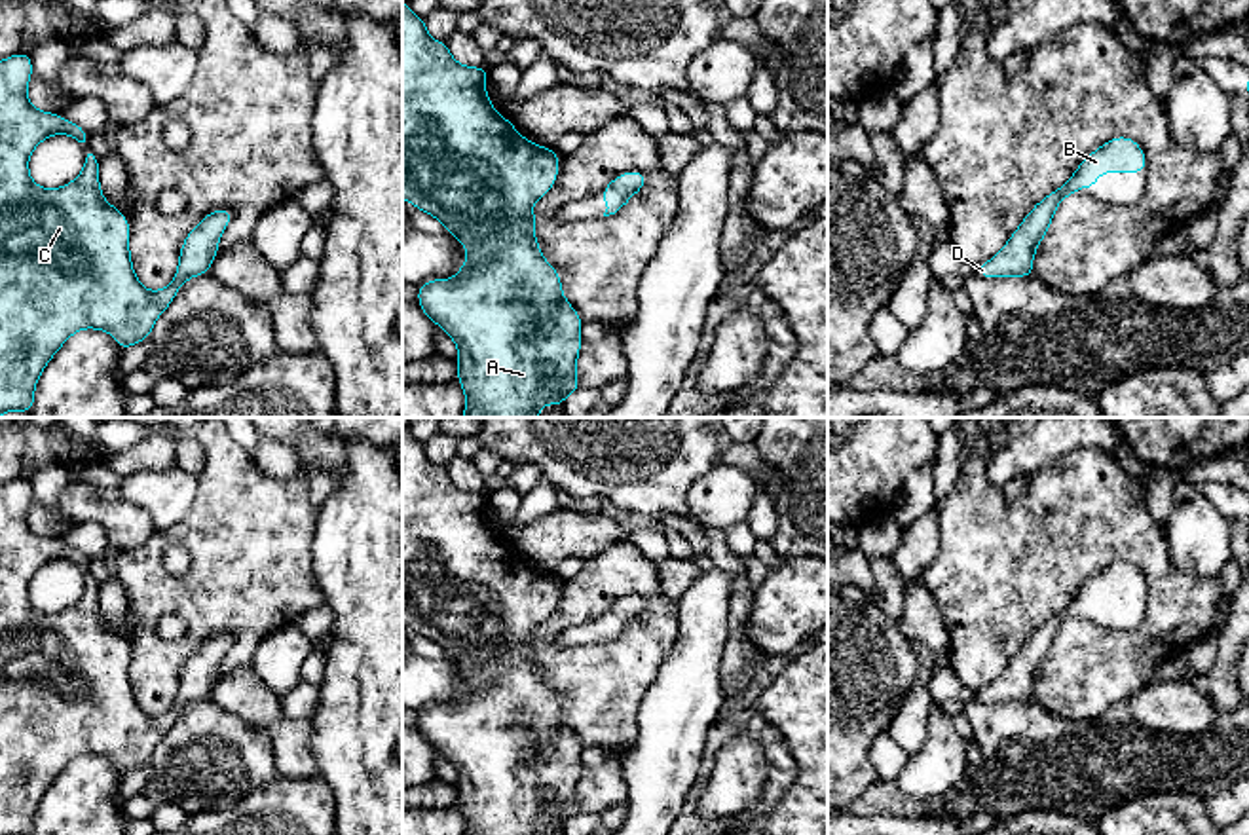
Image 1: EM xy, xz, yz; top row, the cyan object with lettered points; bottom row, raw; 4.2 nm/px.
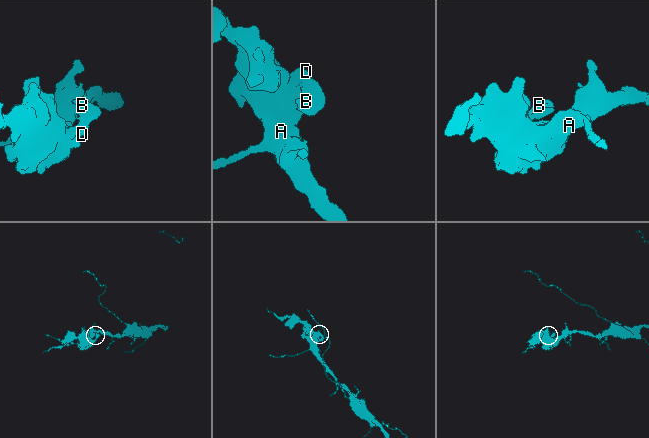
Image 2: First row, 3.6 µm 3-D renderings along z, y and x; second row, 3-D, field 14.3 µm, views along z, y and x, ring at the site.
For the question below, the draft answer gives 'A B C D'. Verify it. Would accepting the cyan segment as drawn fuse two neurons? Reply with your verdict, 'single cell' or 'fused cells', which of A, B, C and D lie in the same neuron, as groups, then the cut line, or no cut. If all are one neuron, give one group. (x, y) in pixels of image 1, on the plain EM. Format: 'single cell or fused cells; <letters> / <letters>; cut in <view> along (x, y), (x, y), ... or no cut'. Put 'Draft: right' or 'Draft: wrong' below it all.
single cell; A B C D; no cut
Draft: right

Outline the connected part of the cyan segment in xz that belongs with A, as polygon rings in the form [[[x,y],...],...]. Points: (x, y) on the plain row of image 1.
[[[402,427],[402,622],[435,641],[467,674],[467,687],[452,704],[433,704],[418,712],[421,736],[457,770],[457,807],[465,835],[541,835],[547,827],[564,831],[581,812],[575,801],[585,746],[564,723],[560,698],[543,683],[535,664],[533,628],[552,615],[560,594],[554,573],[524,564],[511,545],[499,541],[484,509],[490,492],[454,486],[444,467],[433,465],[425,444]]]

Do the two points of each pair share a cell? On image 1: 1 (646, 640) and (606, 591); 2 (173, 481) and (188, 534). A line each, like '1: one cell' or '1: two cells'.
1: one cell
2: two cells

